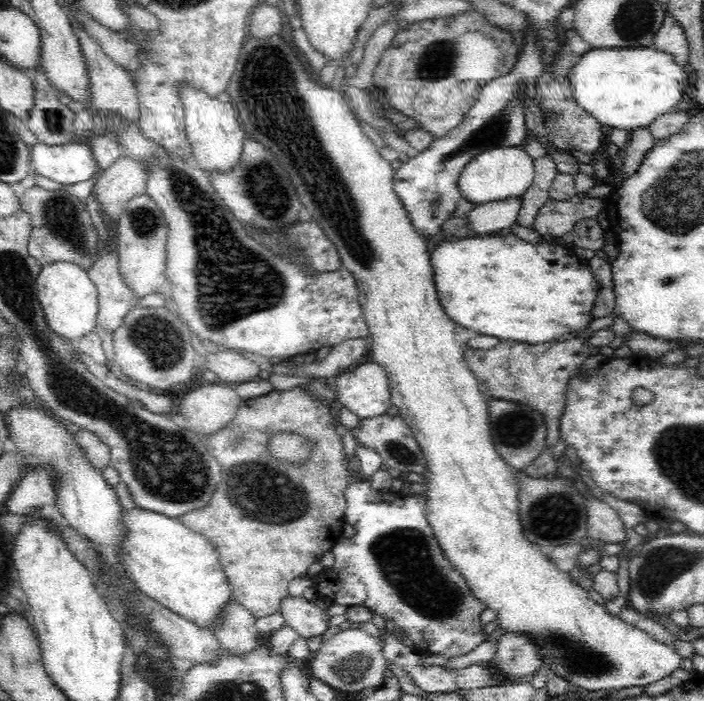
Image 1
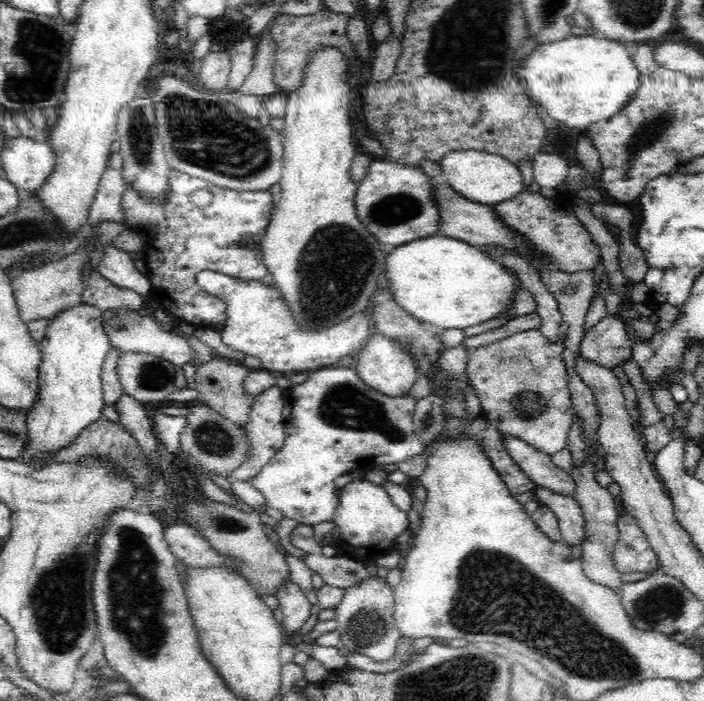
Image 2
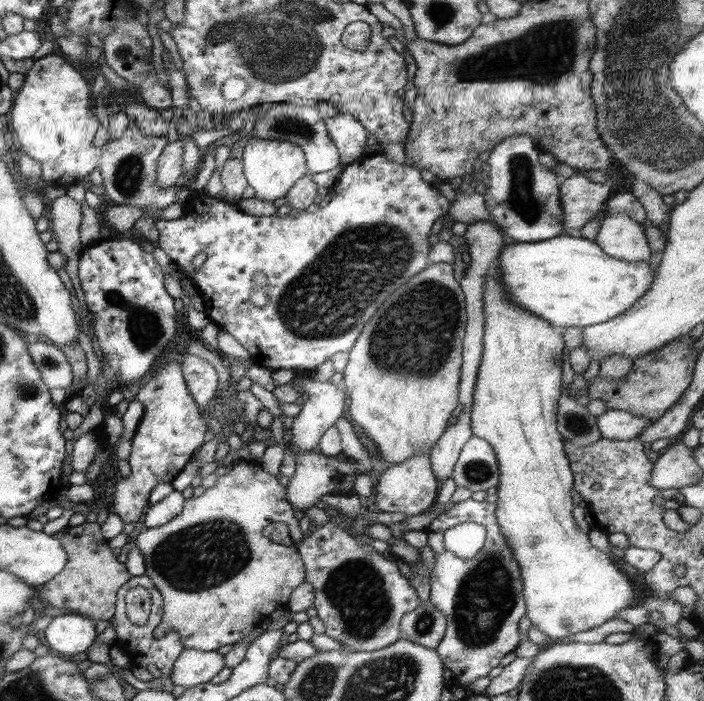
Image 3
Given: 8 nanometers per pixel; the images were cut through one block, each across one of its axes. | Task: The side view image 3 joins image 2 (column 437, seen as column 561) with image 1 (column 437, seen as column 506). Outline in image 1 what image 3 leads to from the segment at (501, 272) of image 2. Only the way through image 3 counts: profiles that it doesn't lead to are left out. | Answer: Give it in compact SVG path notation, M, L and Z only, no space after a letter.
M511 233L507 236L475 236L444 241L429 257L444 312L454 322L476 334L536 346L581 336L594 320L592 309L600 284L596 282L588 261L578 258L568 247L554 246L546 241L534 245Z

